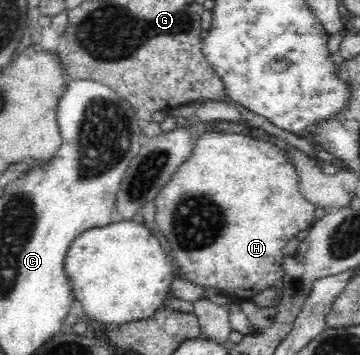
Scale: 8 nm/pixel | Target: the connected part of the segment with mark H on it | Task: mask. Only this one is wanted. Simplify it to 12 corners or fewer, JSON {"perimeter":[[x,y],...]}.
{"perimeter":[[204,132],[153,201],[184,278],[239,301],[316,222],[281,143]]}

